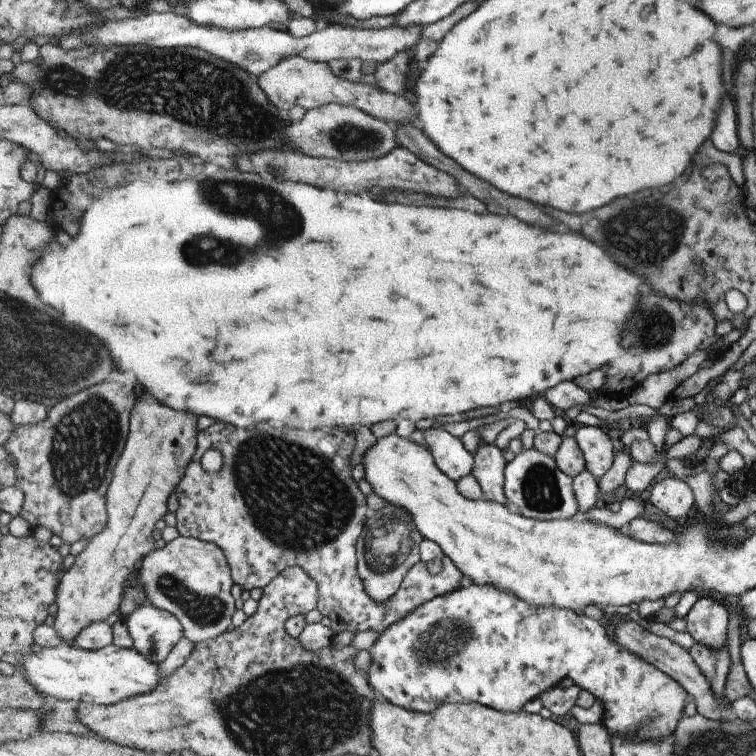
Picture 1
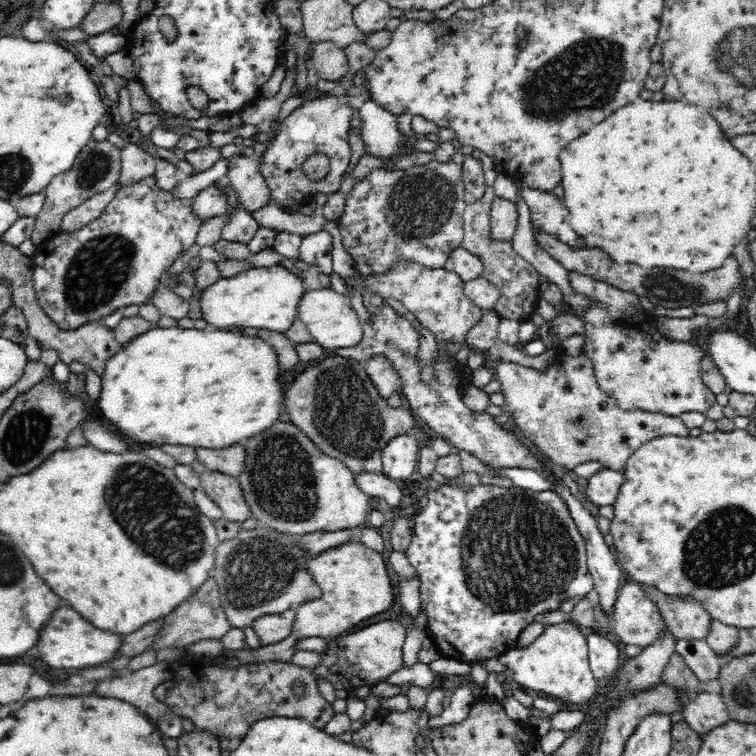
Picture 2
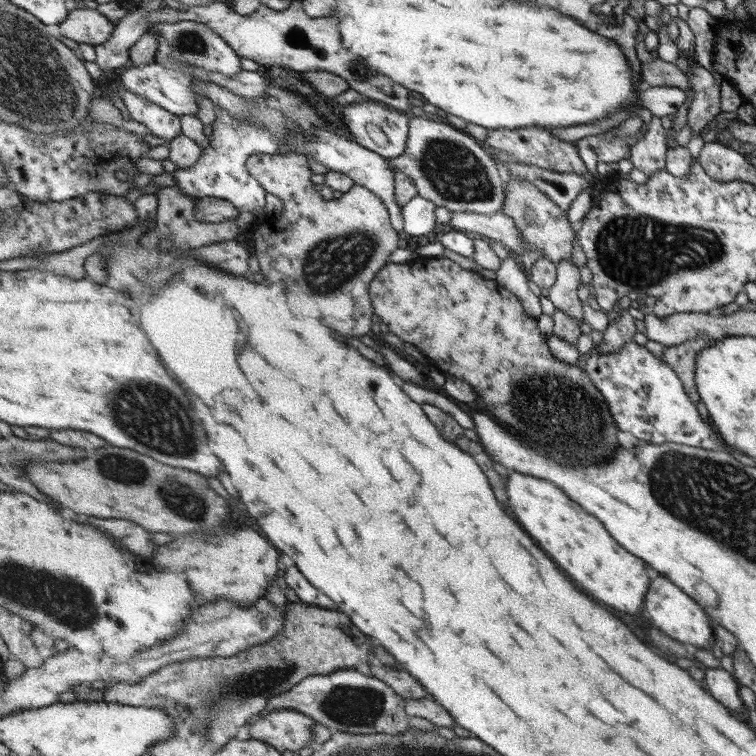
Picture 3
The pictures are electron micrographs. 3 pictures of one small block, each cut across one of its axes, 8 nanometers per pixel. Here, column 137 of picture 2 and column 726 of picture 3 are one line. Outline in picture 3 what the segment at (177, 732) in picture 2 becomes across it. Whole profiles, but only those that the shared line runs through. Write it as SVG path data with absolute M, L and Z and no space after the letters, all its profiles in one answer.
M707 668L703 682L705 682L709 694L711 694L715 700L719 700L723 706L727 706L729 712L731 712L731 710L735 710L735 712L741 710L741 704L743 704L743 702L741 702L739 696L737 696L739 684L737 684L735 678L729 676L723 668Z

